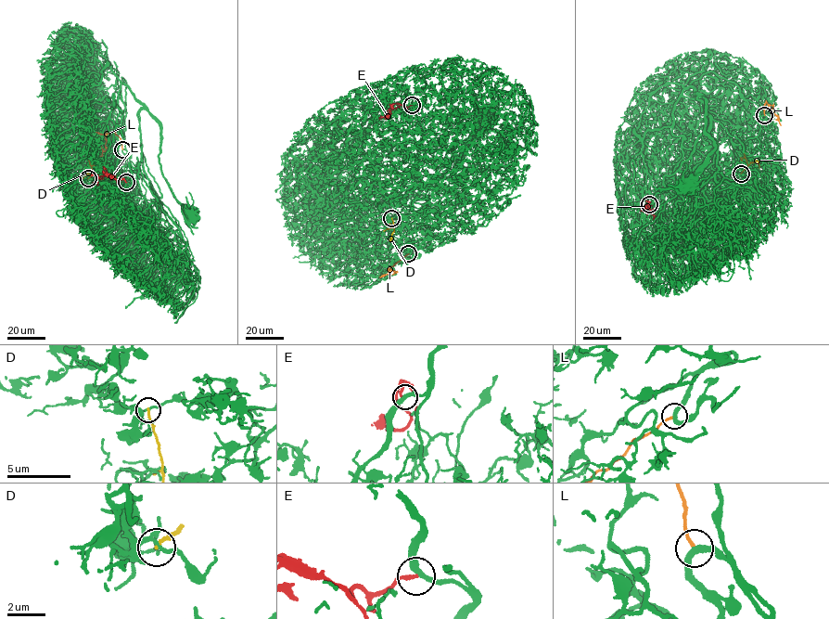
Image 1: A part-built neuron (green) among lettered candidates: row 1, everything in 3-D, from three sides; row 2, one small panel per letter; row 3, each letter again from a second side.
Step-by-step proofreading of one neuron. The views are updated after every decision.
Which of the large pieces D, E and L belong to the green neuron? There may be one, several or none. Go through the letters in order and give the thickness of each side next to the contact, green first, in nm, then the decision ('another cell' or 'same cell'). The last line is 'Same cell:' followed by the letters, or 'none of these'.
D: 150 nm thick on the green side, 160 nm on the other; another cell
E: 280 nm thick on the green side, 180 nm on the other; same cell
L: 240 nm thick on the green side, 160 nm on the other; another cell
Same cell: E

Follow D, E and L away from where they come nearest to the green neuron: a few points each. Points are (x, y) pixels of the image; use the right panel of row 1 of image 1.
D: (741, 174), (757, 161), (758, 168)
E: (649, 204), (648, 201), (648, 209), (642, 209), (647, 205), (654, 219)
L: (764, 115), (765, 101), (771, 106), (781, 125)

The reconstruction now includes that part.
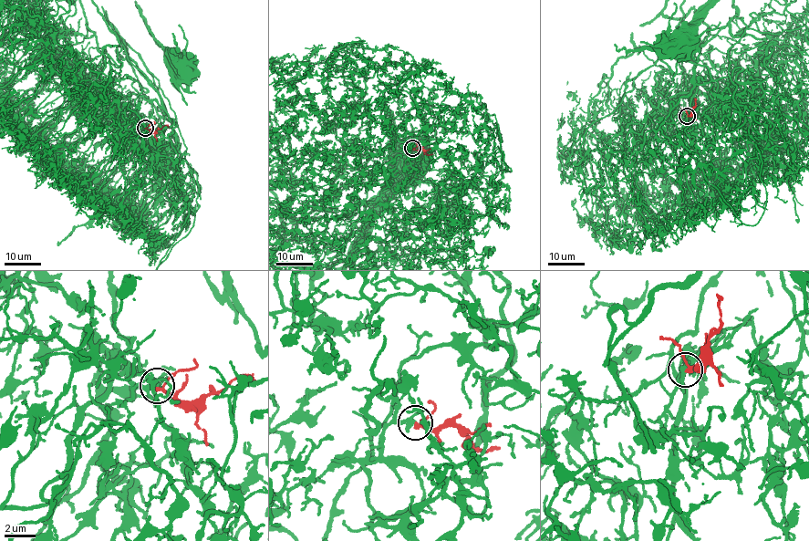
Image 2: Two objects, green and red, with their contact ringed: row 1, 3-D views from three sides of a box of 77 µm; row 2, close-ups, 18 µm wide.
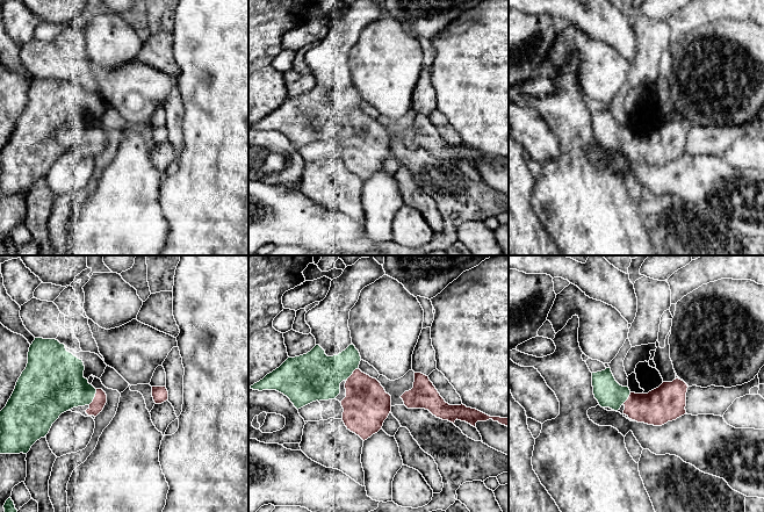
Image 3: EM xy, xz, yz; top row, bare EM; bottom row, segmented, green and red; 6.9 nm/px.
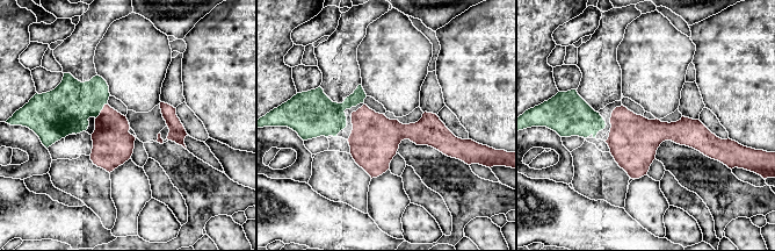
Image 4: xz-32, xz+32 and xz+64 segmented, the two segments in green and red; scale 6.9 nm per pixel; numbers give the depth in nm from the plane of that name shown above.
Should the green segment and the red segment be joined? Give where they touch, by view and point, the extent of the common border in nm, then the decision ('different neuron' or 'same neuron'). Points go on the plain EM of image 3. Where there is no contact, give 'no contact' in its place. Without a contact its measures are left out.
xy (94, 136) | 130 nm | same neuron

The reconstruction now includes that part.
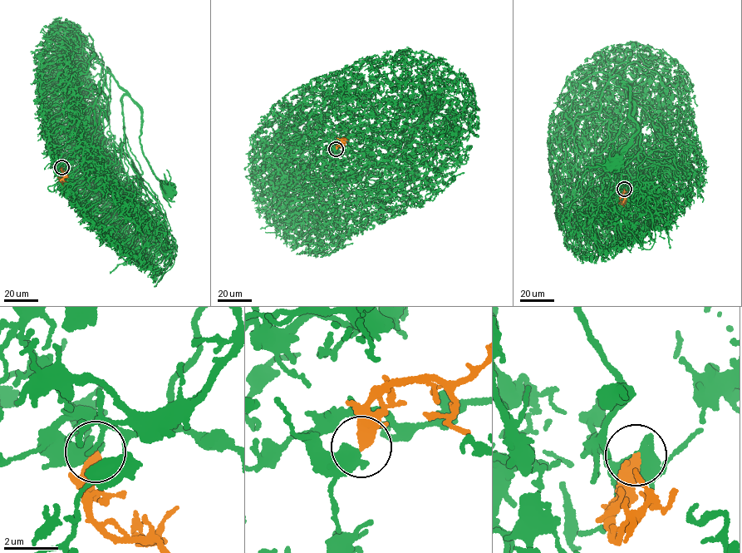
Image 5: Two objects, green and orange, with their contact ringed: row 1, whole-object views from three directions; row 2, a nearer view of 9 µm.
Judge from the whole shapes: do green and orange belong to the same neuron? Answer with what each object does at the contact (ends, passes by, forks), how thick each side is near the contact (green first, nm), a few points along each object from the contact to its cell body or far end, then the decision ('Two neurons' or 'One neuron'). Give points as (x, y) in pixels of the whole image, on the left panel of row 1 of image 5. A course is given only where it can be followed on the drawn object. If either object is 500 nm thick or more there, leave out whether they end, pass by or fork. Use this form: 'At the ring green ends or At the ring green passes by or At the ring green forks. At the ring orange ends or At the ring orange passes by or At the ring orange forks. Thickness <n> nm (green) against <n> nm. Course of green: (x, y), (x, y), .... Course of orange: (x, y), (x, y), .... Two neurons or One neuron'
Thickness 600 nm (green) against 320 nm. Course of green: (61, 167), (102, 131), (103, 82), (107, 72), (141, 109), (142, 153), (156, 180), (169, 190). Course of orange: (61, 167), (61, 171), (66, 175), (61, 180), (63, 185). One neuron

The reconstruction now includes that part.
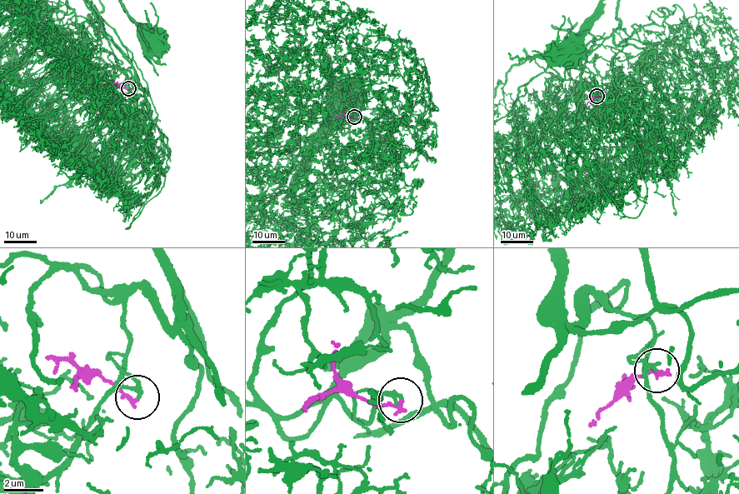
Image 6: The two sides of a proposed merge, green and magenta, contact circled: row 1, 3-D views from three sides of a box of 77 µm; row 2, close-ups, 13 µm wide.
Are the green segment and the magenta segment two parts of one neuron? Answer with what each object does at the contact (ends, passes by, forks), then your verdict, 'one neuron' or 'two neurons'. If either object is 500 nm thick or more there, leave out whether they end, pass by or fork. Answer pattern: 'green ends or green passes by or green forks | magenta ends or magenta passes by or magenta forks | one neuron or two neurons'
green passes by | magenta ends | two neurons

